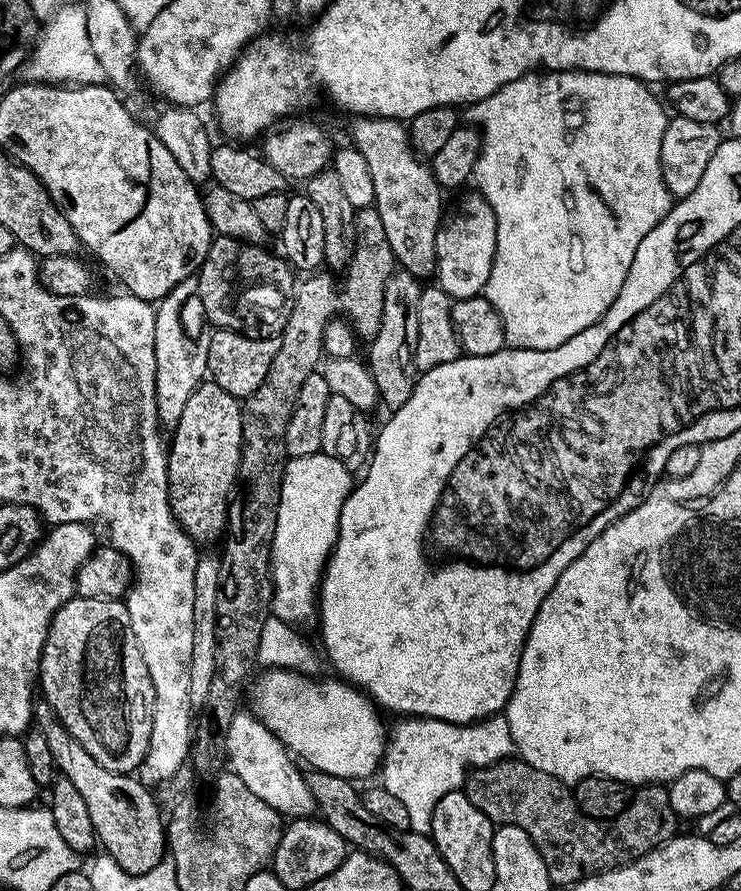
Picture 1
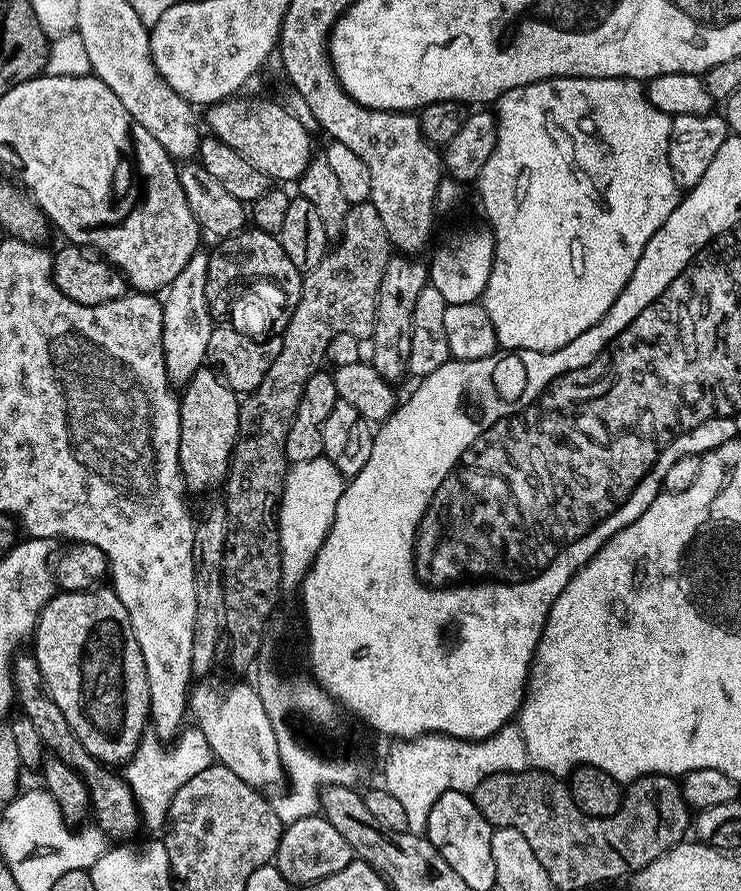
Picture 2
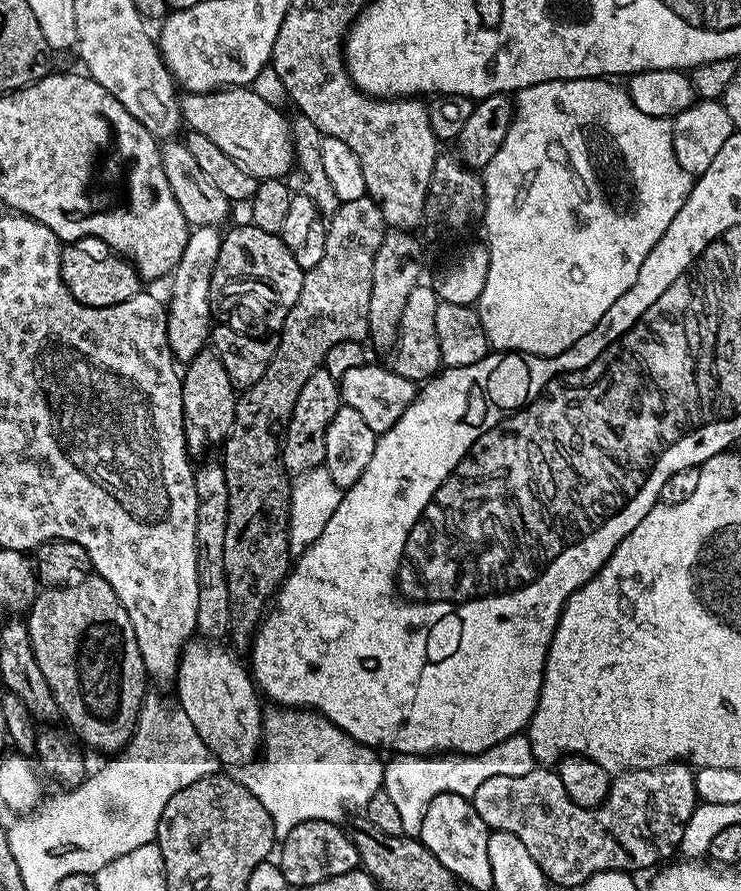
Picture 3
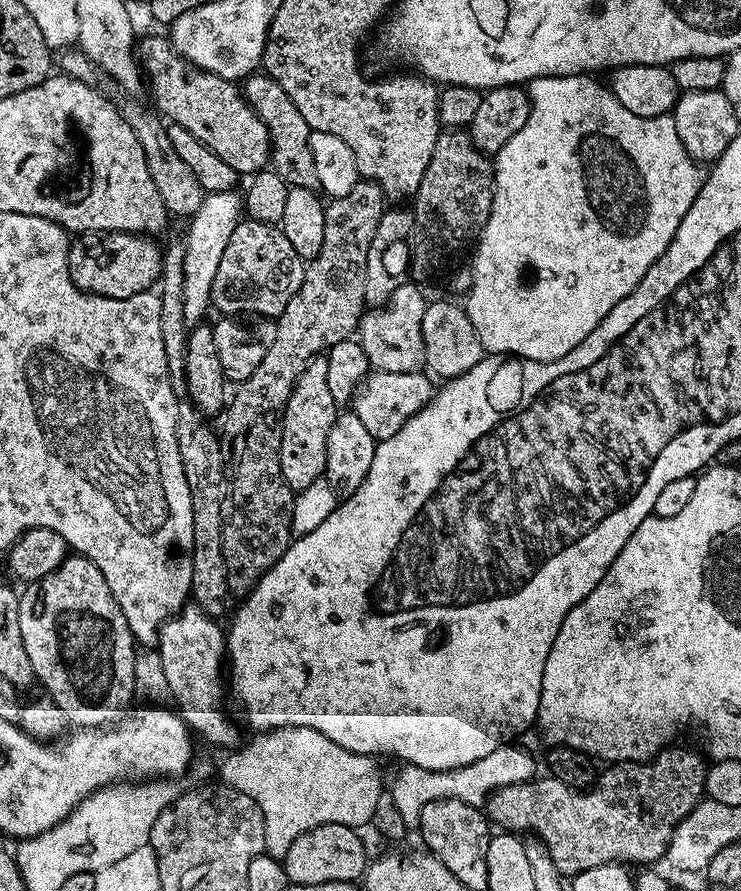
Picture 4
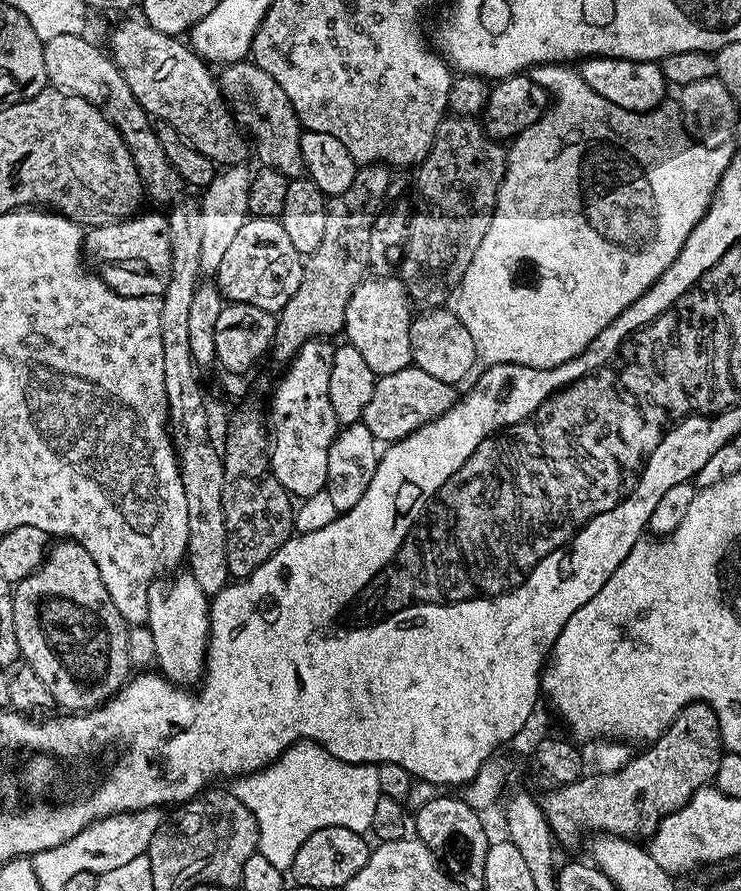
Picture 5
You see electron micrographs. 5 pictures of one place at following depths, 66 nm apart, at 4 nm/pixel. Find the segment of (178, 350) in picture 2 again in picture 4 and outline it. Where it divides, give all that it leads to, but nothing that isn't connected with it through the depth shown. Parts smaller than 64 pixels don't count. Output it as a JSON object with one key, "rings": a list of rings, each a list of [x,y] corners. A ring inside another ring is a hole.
{"rings":[[[239,191],[209,192],[202,206],[187,221],[188,236],[183,239],[186,258],[184,259],[184,281],[182,282],[182,306],[184,323],[195,326],[205,319],[212,308],[212,287],[214,274],[222,263],[222,254],[230,243],[230,234],[240,225],[242,219],[242,196]]]}

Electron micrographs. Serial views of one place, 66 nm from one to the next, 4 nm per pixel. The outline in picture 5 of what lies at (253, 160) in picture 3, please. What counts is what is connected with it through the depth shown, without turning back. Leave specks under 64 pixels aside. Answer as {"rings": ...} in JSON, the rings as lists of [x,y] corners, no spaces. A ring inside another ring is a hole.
{"rings":[[[124,18],[120,25],[112,32],[112,48],[110,55],[112,60],[118,66],[118,70],[122,74],[122,78],[126,78],[126,86],[130,86],[130,90],[134,94],[134,98],[138,98],[138,102],[147,110],[148,115],[155,118],[157,121],[165,120],[170,122],[170,126],[174,126],[174,130],[178,130],[178,134],[189,144],[193,144],[202,154],[206,154],[212,160],[216,161],[220,166],[240,166],[245,163],[244,159],[250,156],[250,144],[246,139],[245,133],[242,131],[239,124],[236,122],[236,117],[233,116],[231,108],[228,107],[228,102],[224,95],[220,92],[220,85],[217,77],[214,75],[213,69],[198,55],[193,52],[191,47],[183,39],[175,36],[167,36],[162,34],[162,30],[154,30],[148,24],[144,23],[143,19],[136,18],[136,20],[128,20],[132,18]]]}

